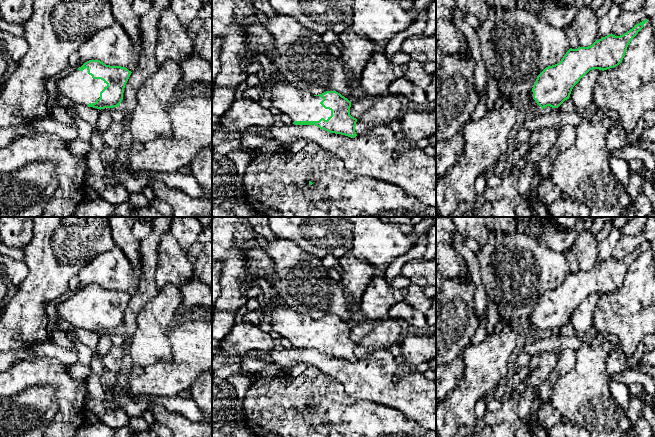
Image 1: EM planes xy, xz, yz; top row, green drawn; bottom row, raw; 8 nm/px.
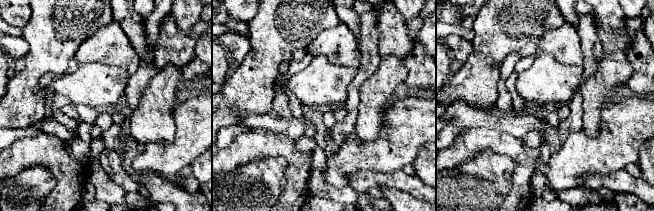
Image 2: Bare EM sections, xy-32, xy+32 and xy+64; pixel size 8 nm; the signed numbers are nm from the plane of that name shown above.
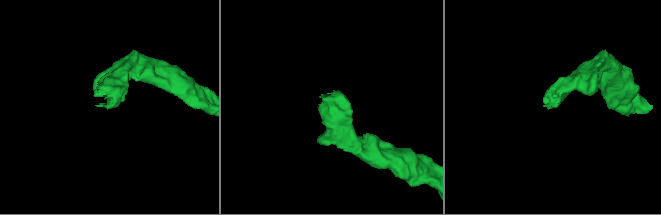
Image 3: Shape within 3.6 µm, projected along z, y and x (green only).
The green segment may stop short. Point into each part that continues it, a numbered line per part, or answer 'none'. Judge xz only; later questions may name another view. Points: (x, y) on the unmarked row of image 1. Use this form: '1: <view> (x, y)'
1: xz (300, 329)

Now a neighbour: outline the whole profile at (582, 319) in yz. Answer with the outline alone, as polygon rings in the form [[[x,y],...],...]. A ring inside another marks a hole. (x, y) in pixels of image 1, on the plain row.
[[[600,293],[590,294],[573,311],[569,323],[576,334],[584,335],[593,327],[595,310],[601,297]]]

